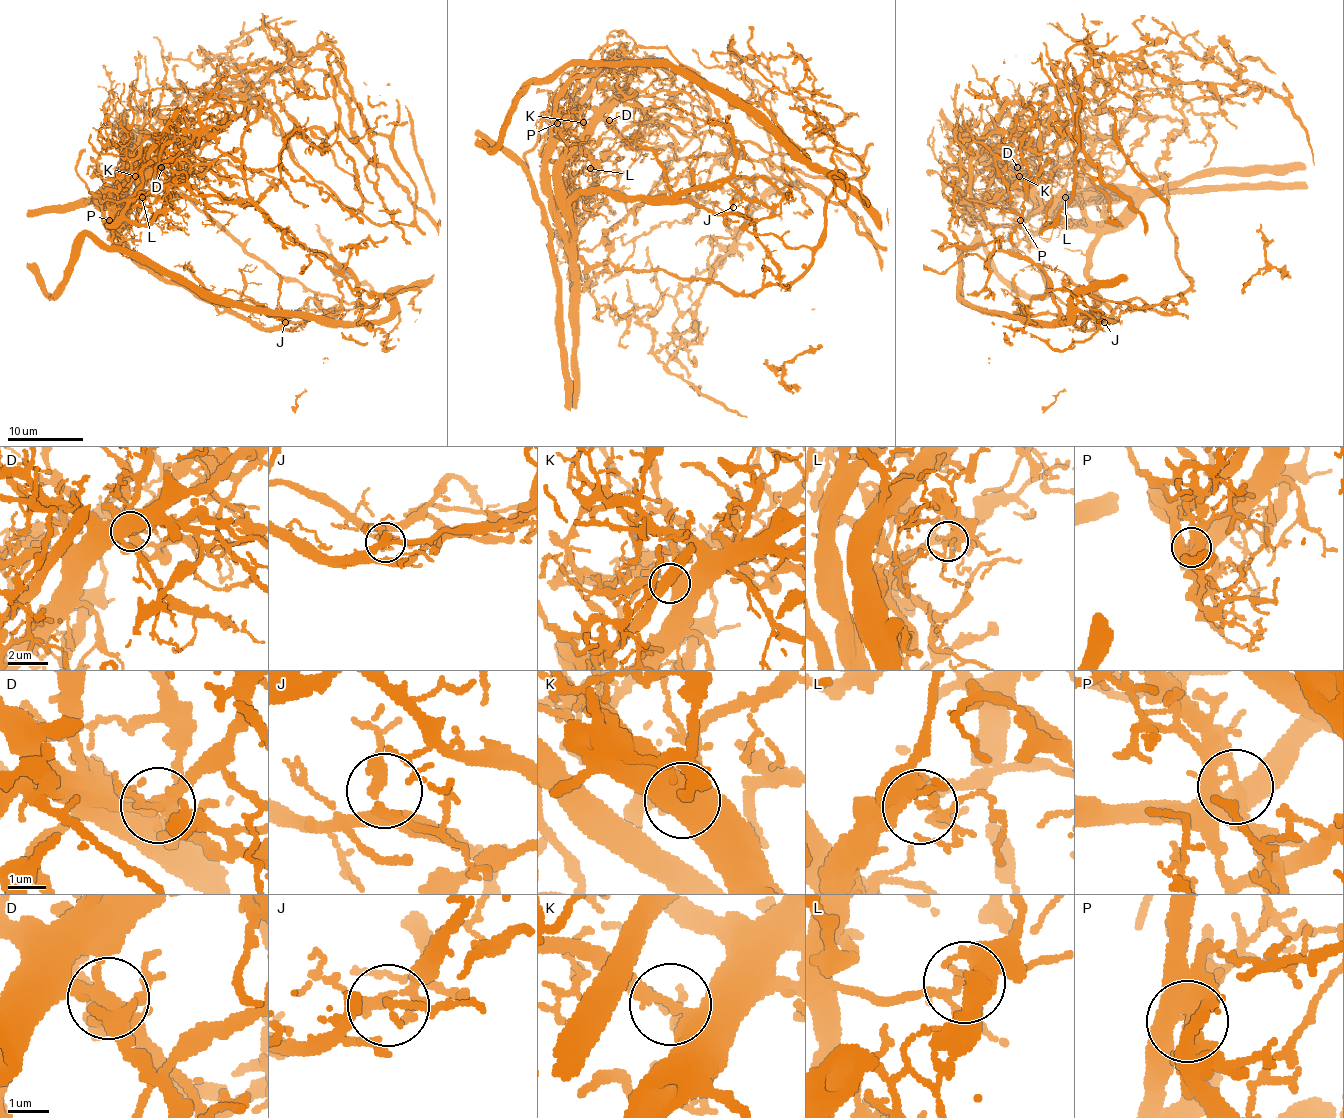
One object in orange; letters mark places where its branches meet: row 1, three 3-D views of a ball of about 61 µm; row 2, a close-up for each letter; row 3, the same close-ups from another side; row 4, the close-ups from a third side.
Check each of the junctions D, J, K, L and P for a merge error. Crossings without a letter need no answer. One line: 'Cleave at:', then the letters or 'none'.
Cleave at: D, L, P

